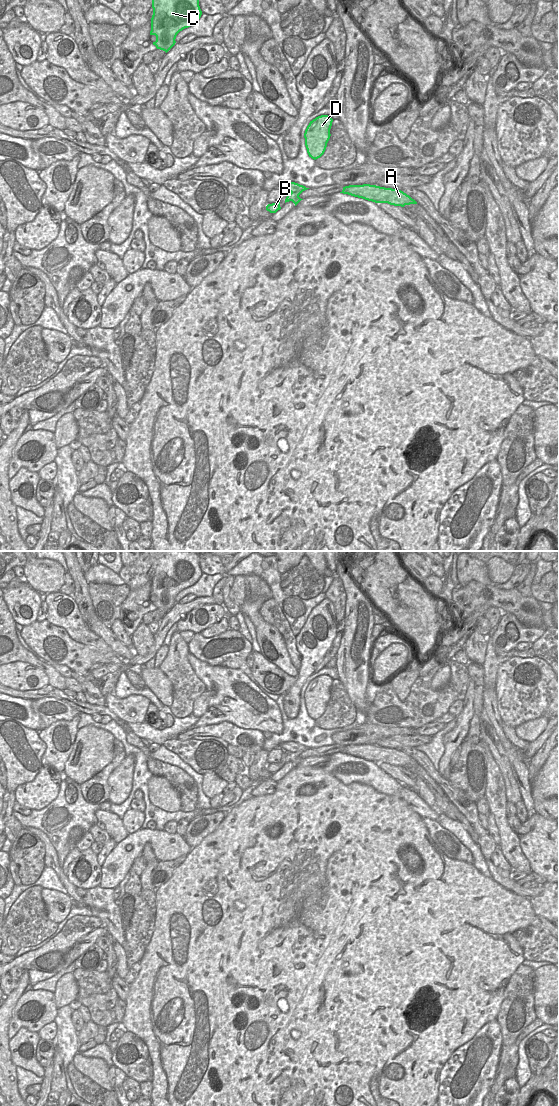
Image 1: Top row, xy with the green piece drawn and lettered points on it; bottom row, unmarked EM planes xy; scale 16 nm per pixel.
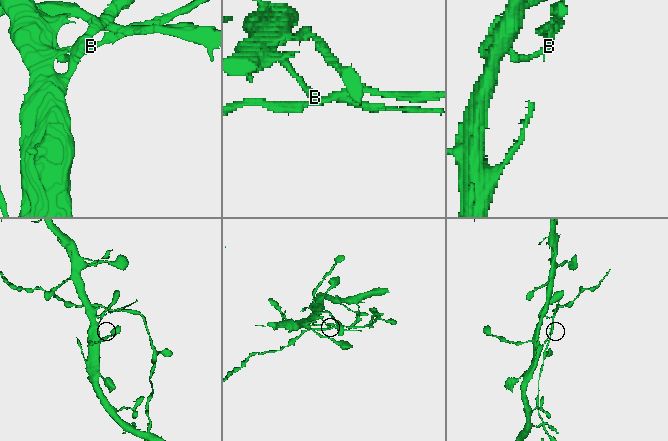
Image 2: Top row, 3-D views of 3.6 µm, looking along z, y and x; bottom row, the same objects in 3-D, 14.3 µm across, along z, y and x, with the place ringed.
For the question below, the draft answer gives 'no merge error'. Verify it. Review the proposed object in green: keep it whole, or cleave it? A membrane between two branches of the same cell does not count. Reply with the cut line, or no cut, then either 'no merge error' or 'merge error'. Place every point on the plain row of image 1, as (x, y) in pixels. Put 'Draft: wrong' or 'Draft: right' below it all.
xy (291, 751), (301, 752) | merge error
Draft: wrong

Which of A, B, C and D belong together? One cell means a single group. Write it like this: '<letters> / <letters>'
A / B C D

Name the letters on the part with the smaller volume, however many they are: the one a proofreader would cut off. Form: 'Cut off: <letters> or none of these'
Cut off: A

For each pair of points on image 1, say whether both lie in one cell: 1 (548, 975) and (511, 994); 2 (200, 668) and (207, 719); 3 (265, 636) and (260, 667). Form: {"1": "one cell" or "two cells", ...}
{"1": "two cells", "2": "one cell", "3": "two cells"}

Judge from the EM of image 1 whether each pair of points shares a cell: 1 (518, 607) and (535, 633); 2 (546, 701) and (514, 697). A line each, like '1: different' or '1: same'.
1: different
2: same

